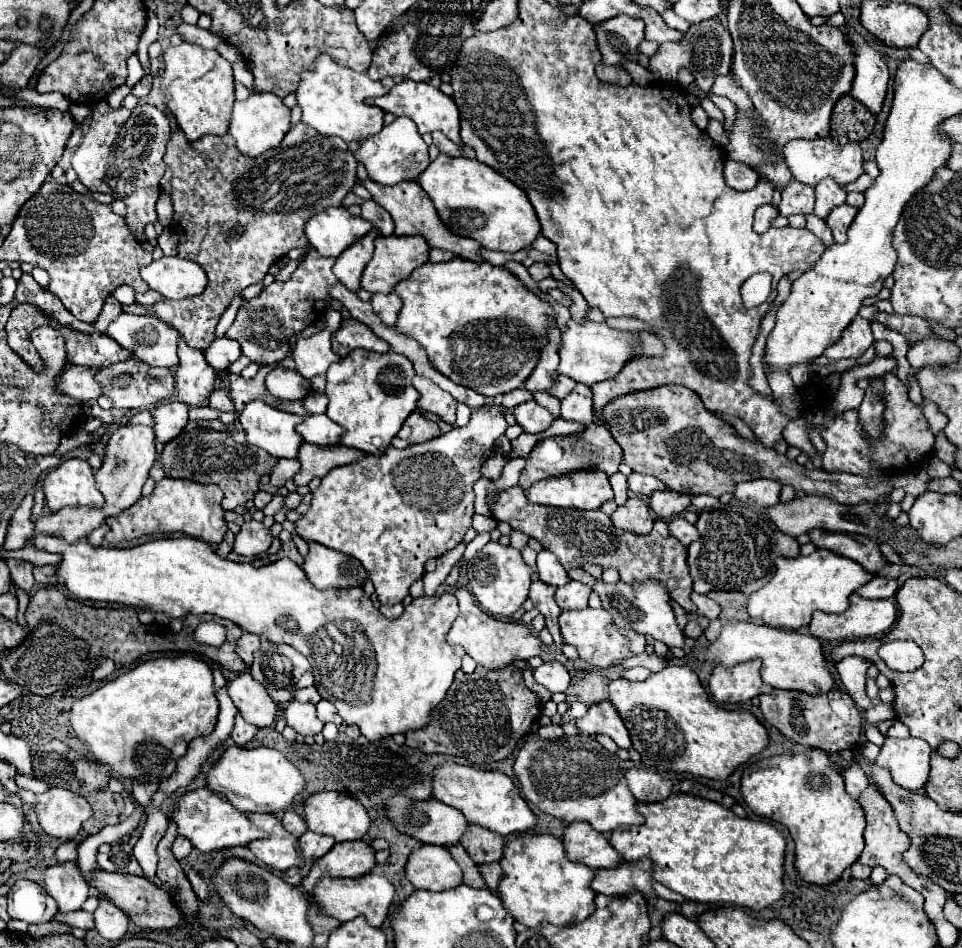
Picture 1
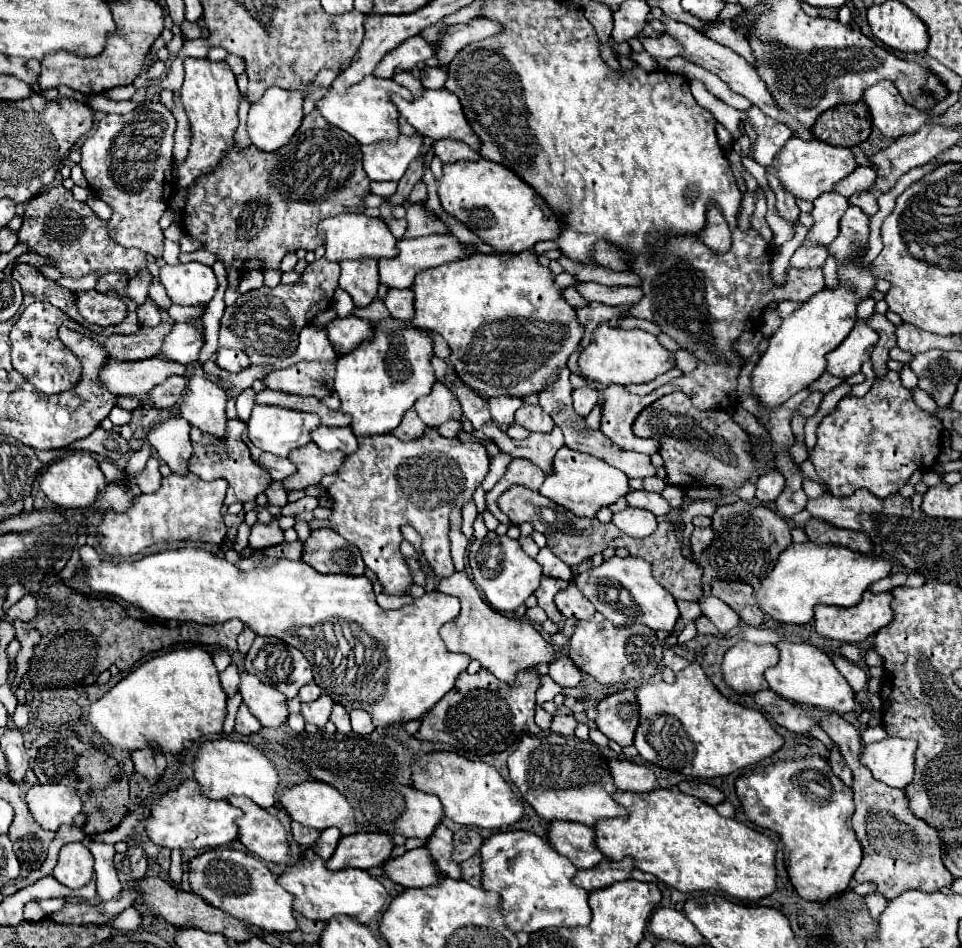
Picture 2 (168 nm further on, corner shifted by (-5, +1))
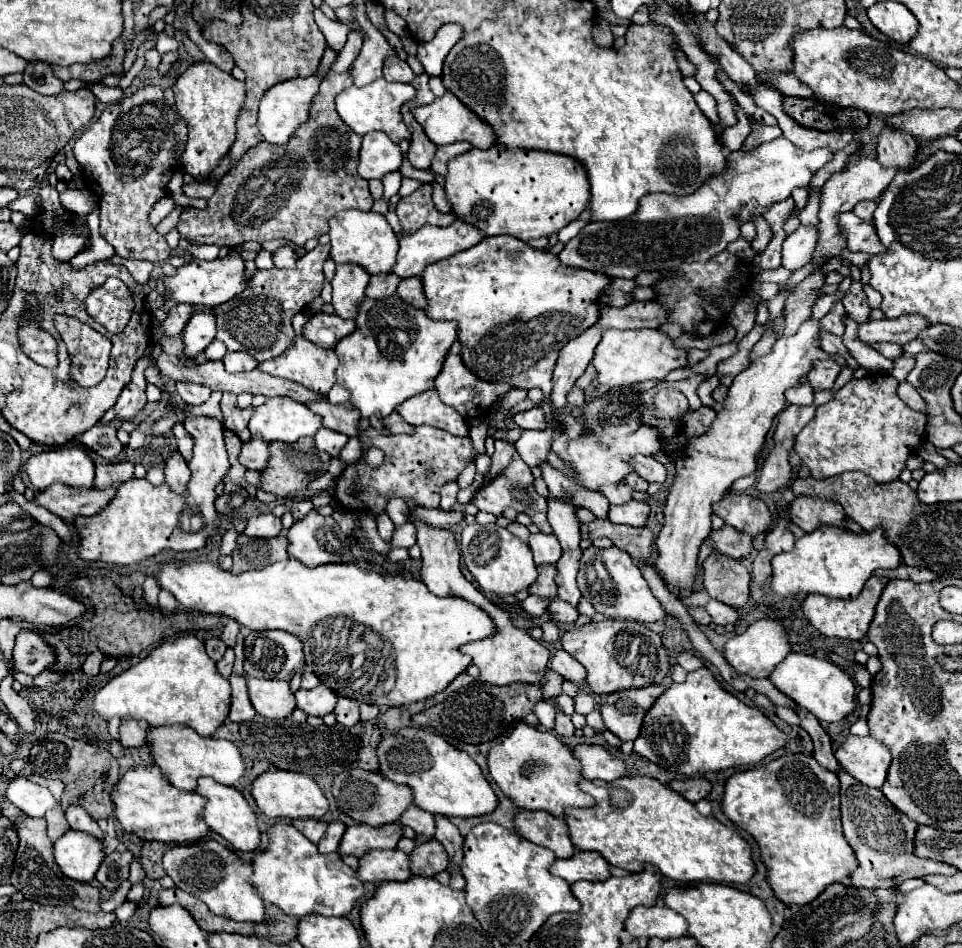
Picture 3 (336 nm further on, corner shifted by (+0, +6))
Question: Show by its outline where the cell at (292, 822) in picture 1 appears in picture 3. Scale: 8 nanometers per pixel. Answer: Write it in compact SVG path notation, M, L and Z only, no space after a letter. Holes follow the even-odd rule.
M294 820L292 824L314 844L318 844L318 840L324 836L324 832L328 828L328 822L324 822L324 820Z

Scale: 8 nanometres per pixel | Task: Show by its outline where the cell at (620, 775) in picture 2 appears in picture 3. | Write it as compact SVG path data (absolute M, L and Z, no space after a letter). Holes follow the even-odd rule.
M576 744L572 748L574 756L582 764L582 776L586 780L604 780L612 782L616 778L628 776L626 766L620 758L612 756L602 746L590 746L590 744Z

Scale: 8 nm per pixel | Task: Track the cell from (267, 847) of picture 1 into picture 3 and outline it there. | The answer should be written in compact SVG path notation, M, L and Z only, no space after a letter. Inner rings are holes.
M204 778L204 780L198 782L198 786L196 786L194 792L206 798L206 806L204 806L202 816L204 816L204 822L208 824L208 828L212 832L220 834L236 850L250 852L250 850L258 848L258 844L260 844L260 830L258 830L258 824L256 824L256 814L254 814L254 810L250 808L250 804L244 800L244 796L236 788L218 784L212 778Z

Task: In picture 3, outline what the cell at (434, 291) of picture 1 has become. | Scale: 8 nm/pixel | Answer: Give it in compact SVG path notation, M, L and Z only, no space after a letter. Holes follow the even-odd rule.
M488 236L470 250L430 264L422 276L428 298L426 314L432 320L458 322L462 360L472 374L488 382L510 382L516 388L540 388L548 398L552 392L552 372L556 356L568 340L580 336L600 318L600 296L610 284L610 276L566 266L558 256L536 250L512 236Z

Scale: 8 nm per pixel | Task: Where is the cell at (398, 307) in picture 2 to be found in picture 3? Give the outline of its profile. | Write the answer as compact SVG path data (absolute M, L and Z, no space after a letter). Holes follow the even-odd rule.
M408 278L408 280L402 280L398 284L398 290L396 294L412 304L414 308L426 308L426 300L424 300L424 286L422 286L422 280L420 278Z

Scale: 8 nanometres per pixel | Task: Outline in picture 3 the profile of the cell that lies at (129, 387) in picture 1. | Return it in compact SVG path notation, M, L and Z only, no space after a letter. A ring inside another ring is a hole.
M178 382L176 392L186 404L204 404L210 398L208 388L204 388L202 384L192 384L192 382Z

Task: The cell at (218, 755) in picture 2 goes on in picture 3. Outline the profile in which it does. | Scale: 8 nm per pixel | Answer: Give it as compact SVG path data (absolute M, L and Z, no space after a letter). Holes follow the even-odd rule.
M156 726L148 728L148 746L154 764L160 768L162 776L178 790L192 792L200 776L210 776L220 784L234 786L244 776L244 760L238 748L230 740L204 738L188 726Z

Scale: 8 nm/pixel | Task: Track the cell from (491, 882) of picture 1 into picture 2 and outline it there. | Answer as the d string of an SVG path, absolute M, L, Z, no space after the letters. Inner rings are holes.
M473 855L471 859L463 861L463 863L461 863L461 869L463 869L463 879L465 879L467 883L481 887L481 875L483 875L481 855Z

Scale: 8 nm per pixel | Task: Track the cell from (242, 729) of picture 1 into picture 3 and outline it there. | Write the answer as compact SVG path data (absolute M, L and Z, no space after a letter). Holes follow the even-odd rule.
M232 674L228 678L232 686L232 706L230 706L230 720L232 722L246 722L256 716L254 706L250 704L248 698L248 686L246 686L246 676Z

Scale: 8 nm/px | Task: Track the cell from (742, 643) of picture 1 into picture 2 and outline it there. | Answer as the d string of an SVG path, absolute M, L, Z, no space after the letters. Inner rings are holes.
M779 641L775 643L775 647L781 651L779 663L764 672L764 677L773 691L797 703L815 705L821 709L833 709L839 715L851 711L855 703L853 689L845 681L845 677L837 671L831 657L823 649L815 647L813 643L791 643L791 641Z

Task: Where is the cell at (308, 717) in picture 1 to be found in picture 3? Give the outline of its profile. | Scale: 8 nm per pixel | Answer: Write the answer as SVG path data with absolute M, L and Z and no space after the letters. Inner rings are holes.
M322 684L312 690L298 690L296 700L298 700L298 708L304 710L306 714L326 716L326 714L334 712L338 696L328 686Z

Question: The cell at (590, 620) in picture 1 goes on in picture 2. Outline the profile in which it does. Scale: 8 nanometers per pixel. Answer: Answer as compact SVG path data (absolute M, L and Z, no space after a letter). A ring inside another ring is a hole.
M577 621L569 641L569 657L573 663L595 677L603 685L625 683L625 681L647 681L657 673L661 665L661 643L655 633L645 625L615 627L611 621Z

